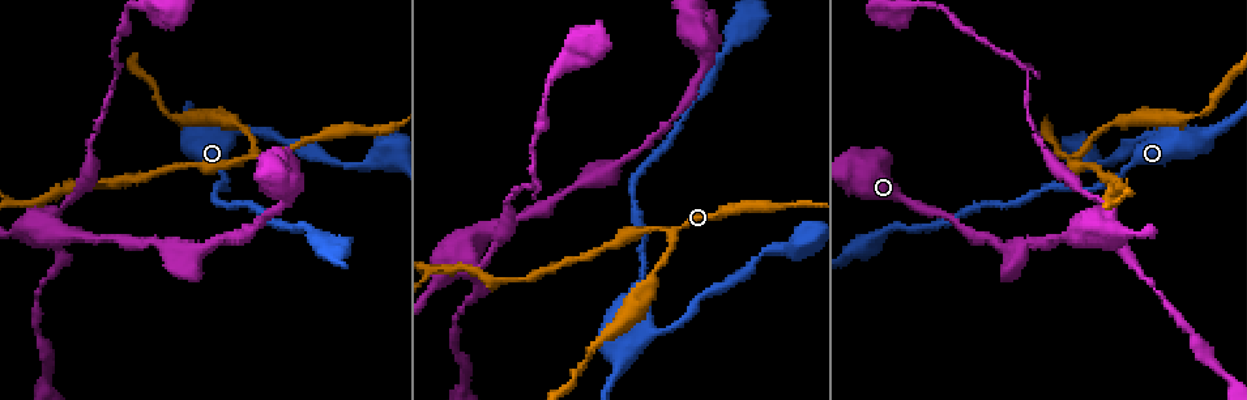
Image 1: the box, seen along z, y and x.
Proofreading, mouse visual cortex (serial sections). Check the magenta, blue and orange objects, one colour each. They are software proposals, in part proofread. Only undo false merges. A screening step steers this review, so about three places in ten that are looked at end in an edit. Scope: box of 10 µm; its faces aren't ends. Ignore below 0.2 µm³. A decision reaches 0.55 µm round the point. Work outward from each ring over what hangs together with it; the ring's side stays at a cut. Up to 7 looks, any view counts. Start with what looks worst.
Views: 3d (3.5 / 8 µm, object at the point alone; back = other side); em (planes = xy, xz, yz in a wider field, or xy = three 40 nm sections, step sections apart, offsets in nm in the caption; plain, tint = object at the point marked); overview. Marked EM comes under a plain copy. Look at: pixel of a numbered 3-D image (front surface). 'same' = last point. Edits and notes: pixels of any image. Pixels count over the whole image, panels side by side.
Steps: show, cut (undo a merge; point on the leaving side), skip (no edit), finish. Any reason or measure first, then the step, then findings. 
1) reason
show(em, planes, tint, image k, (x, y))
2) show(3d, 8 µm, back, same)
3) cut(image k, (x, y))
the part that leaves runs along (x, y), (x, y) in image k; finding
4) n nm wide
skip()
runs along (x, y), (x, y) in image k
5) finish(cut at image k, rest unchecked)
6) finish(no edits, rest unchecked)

sudden change in width
show(3d, 3.5 µm, back, image 1, (66, 201))

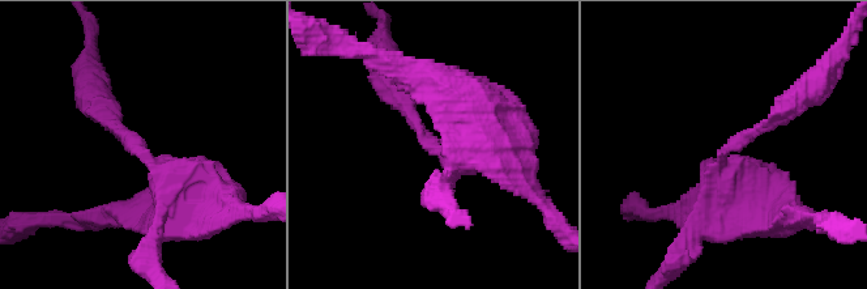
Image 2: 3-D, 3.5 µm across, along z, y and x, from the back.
arms of 200, 700 nm
show(em, planes, tint, image 2, (141, 151))

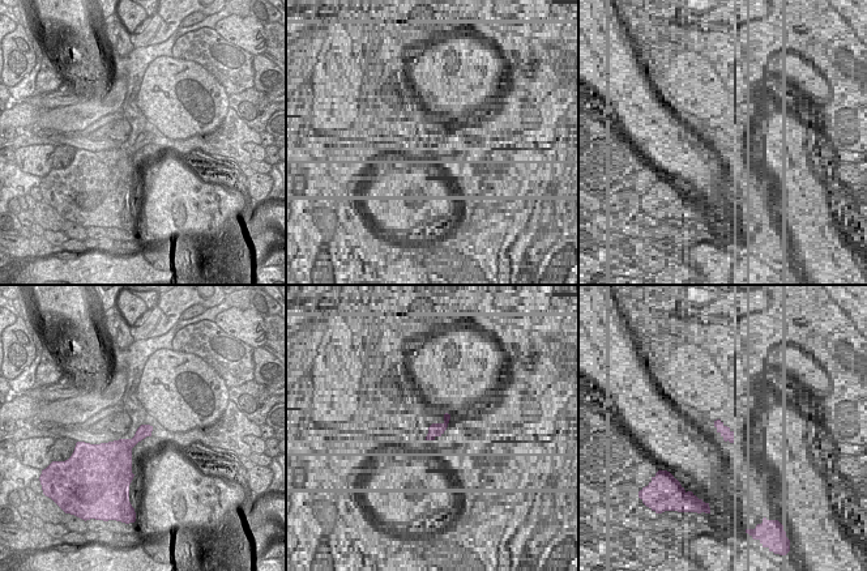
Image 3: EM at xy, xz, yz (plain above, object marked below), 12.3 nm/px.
cut it another way
show(em, xy, step 2, tint, same)

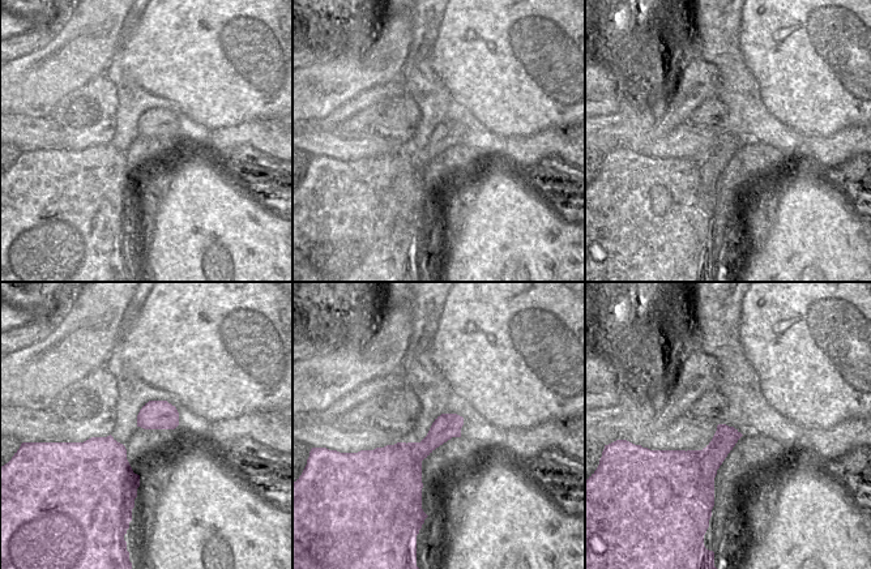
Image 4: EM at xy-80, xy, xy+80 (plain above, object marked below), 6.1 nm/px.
cut(image 2, (152, 260))
the part that leaves runs along (153, 161), (109, 124), (93, 93) in image 2; a second cell is stuck on

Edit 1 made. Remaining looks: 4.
calibre changes
show(3d, 3.5 µm, image 1, (662, 333))

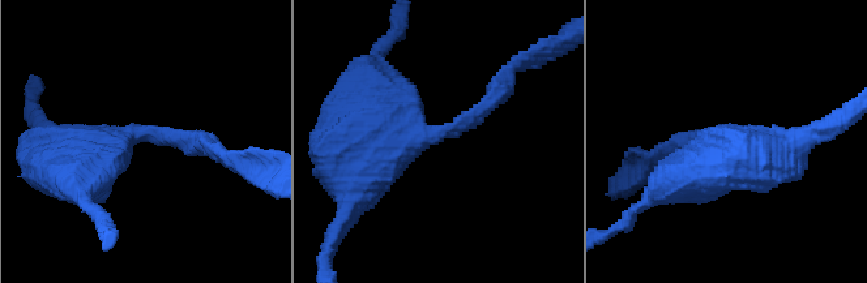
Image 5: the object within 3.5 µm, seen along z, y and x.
arms of 250, 600 nm
skip()
runs along (81, 179), (129, 134), (213, 150) in image 5; one cell here

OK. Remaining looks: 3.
thick turns thin
show(3d, 3.5 µm, image 1, (376, 158))

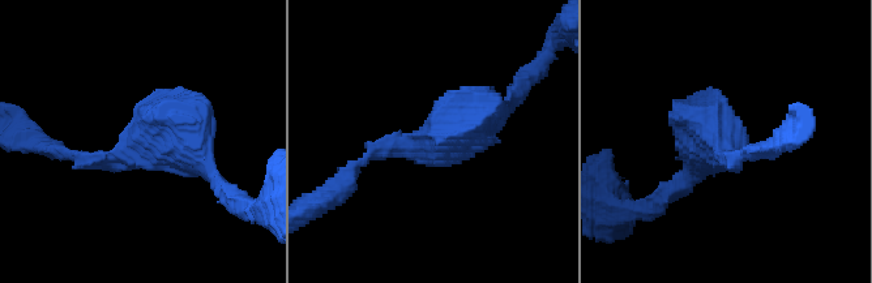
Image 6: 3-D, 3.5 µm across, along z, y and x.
now the EM
show(em, xy, step 5, tint, image 6, (725, 150))

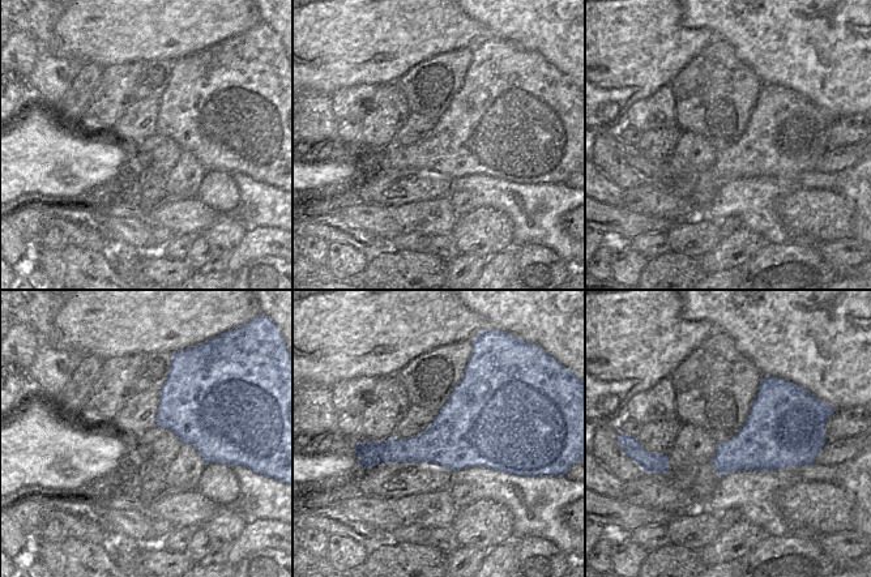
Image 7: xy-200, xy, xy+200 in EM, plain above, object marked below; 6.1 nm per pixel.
skip()
all the same cell

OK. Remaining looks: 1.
finish(cut at image 2, rest unchecked)

